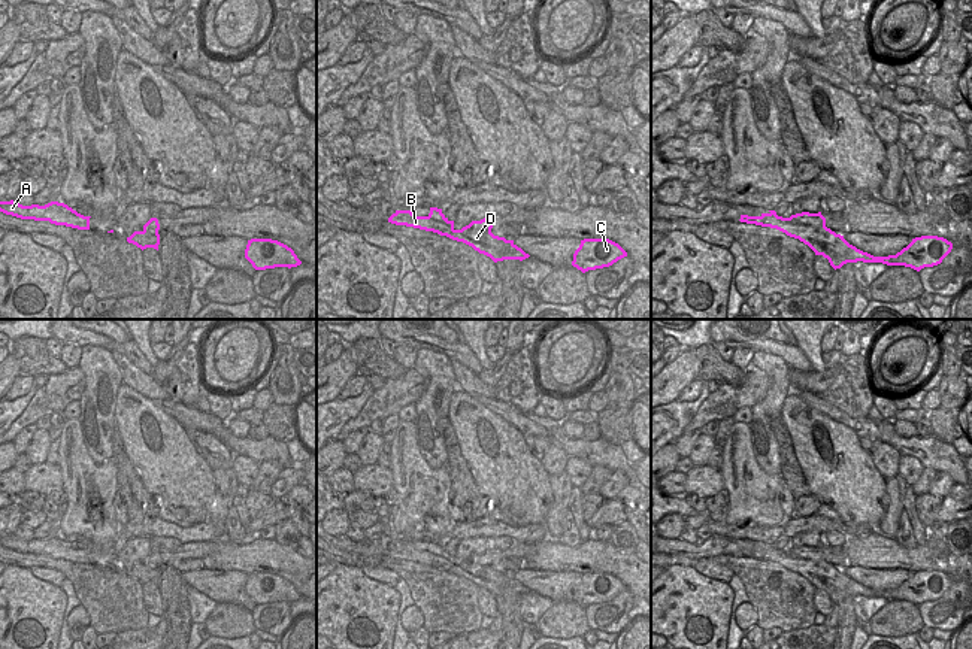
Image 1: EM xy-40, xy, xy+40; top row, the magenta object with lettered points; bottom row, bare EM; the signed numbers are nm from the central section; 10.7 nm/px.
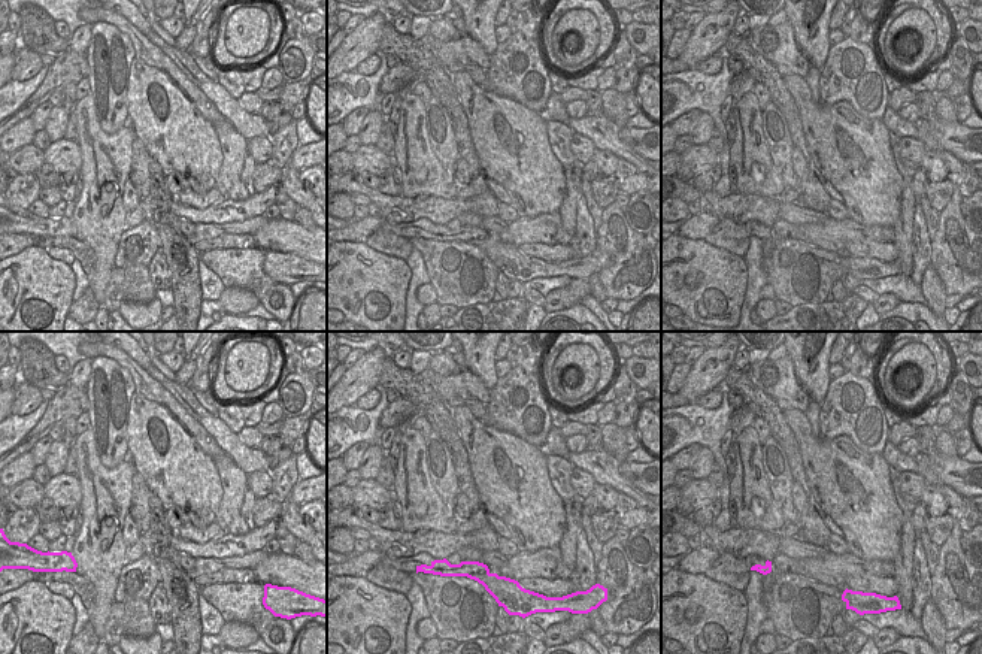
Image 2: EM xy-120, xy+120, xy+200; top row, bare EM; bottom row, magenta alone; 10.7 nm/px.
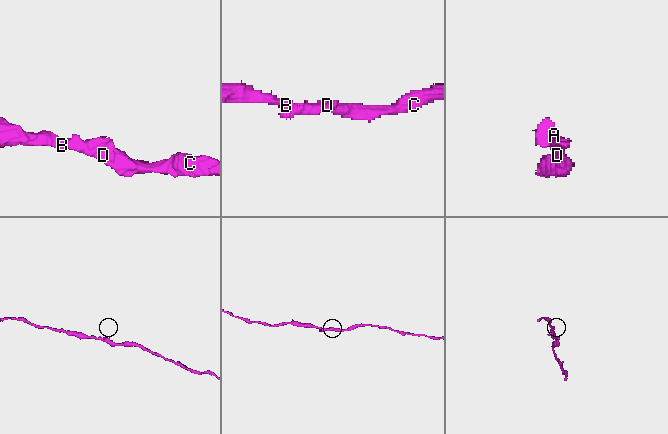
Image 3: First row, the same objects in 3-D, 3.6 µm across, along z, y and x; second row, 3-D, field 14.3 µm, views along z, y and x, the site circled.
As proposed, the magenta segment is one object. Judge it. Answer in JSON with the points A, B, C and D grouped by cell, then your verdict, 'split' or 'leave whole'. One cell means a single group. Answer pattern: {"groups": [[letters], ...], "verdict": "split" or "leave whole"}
{"groups": [["A", "B", "C", "D"]], "verdict": "leave whole"}

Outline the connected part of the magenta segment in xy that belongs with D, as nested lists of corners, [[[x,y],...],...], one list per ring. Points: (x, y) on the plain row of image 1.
[[[430,542],[430,548],[427,551],[417,551],[411,545],[396,545],[388,552],[388,556],[433,565],[452,574],[463,576],[479,588],[490,591],[494,597],[503,594],[523,595],[530,591],[518,582],[514,574],[506,574],[505,571],[499,571],[491,567],[491,549],[487,549],[481,555],[472,555],[461,564],[455,564],[454,555],[449,555],[442,548],[442,543],[437,542]]]

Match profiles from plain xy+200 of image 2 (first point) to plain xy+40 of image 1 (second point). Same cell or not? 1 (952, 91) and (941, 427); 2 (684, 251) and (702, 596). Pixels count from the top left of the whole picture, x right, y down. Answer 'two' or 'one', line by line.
1: two
2: one

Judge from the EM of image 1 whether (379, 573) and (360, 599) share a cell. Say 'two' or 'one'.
two

